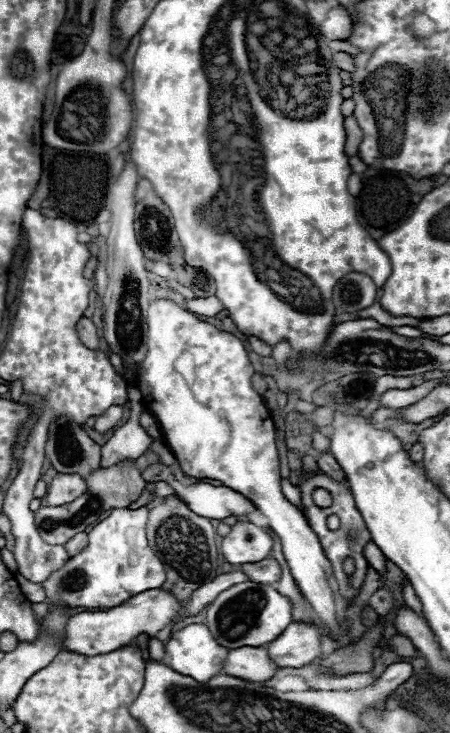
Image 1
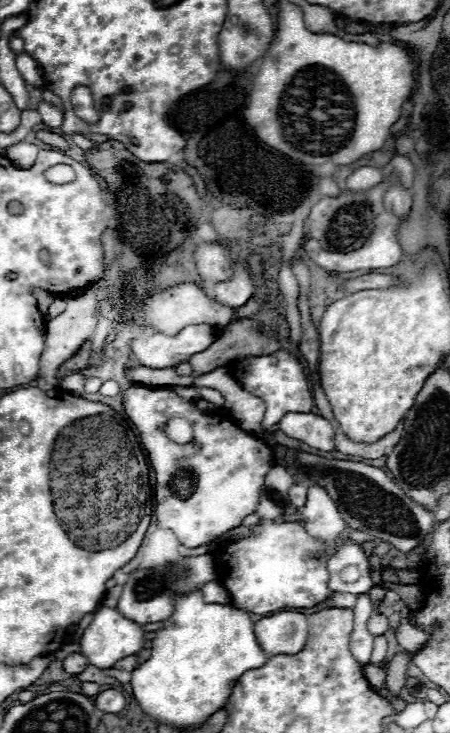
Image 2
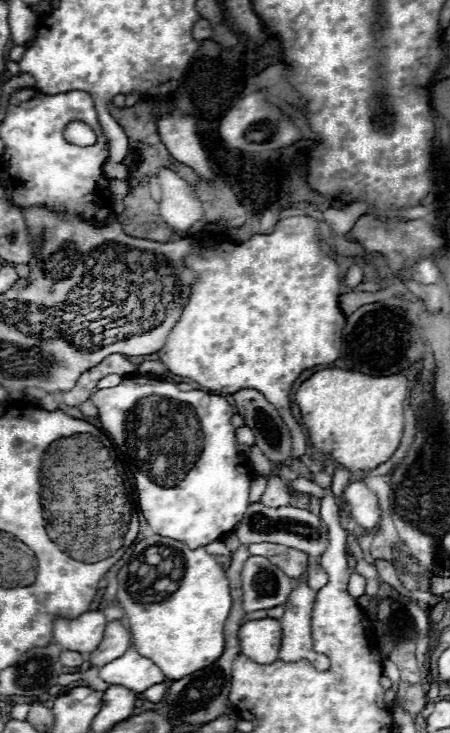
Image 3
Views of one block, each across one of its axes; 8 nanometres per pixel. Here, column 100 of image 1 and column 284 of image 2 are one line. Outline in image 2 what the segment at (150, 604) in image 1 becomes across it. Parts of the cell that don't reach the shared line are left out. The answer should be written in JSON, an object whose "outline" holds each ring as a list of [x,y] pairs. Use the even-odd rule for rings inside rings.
{"outline":[[[278,612],[254,624],[258,644],[268,656],[298,654],[308,638],[306,616],[300,612]]]}

